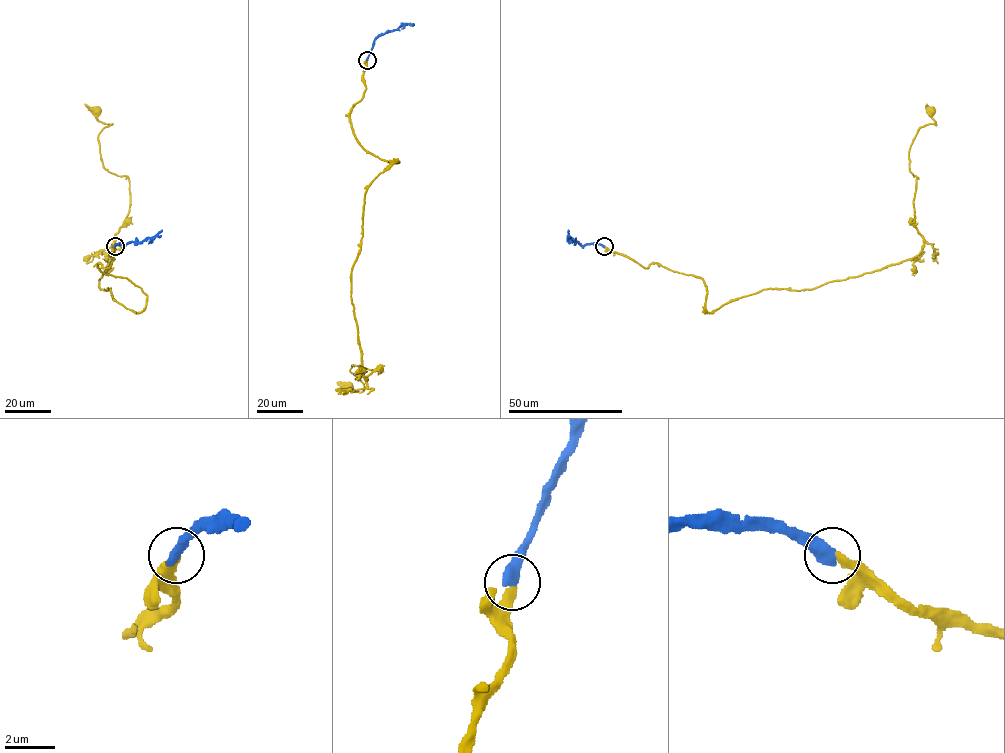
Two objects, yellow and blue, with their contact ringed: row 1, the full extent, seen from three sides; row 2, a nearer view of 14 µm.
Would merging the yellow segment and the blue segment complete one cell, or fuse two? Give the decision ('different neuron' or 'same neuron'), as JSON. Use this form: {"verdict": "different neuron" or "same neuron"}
{"verdict": "same neuron"}

